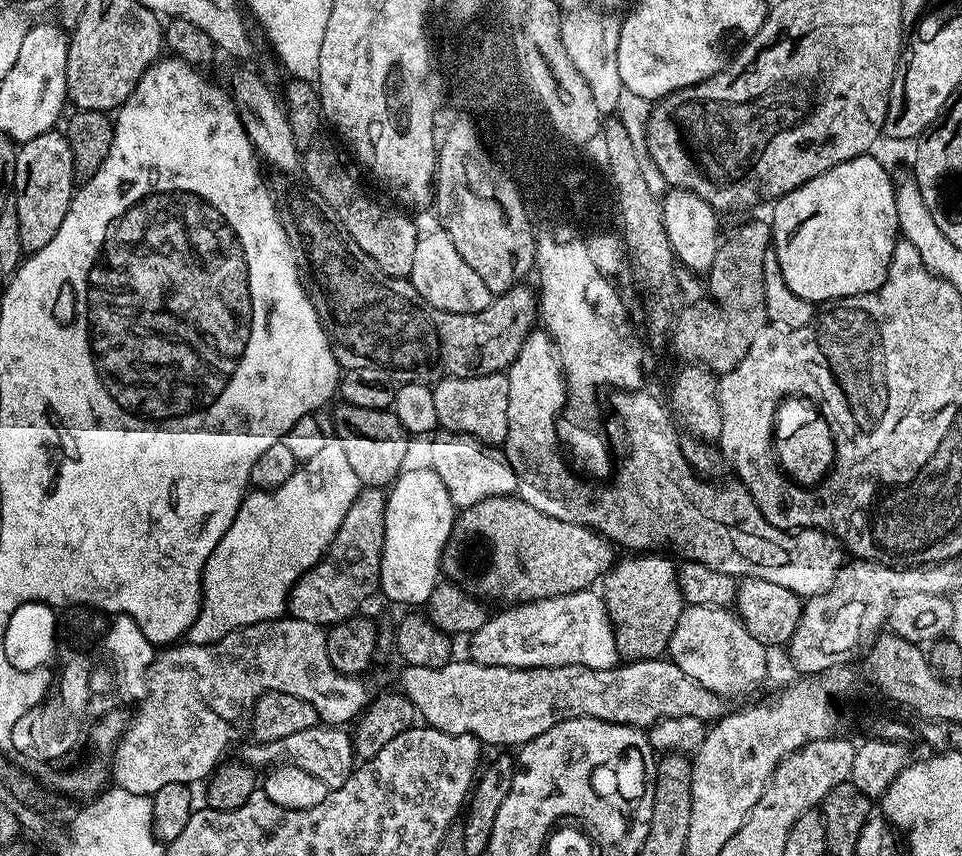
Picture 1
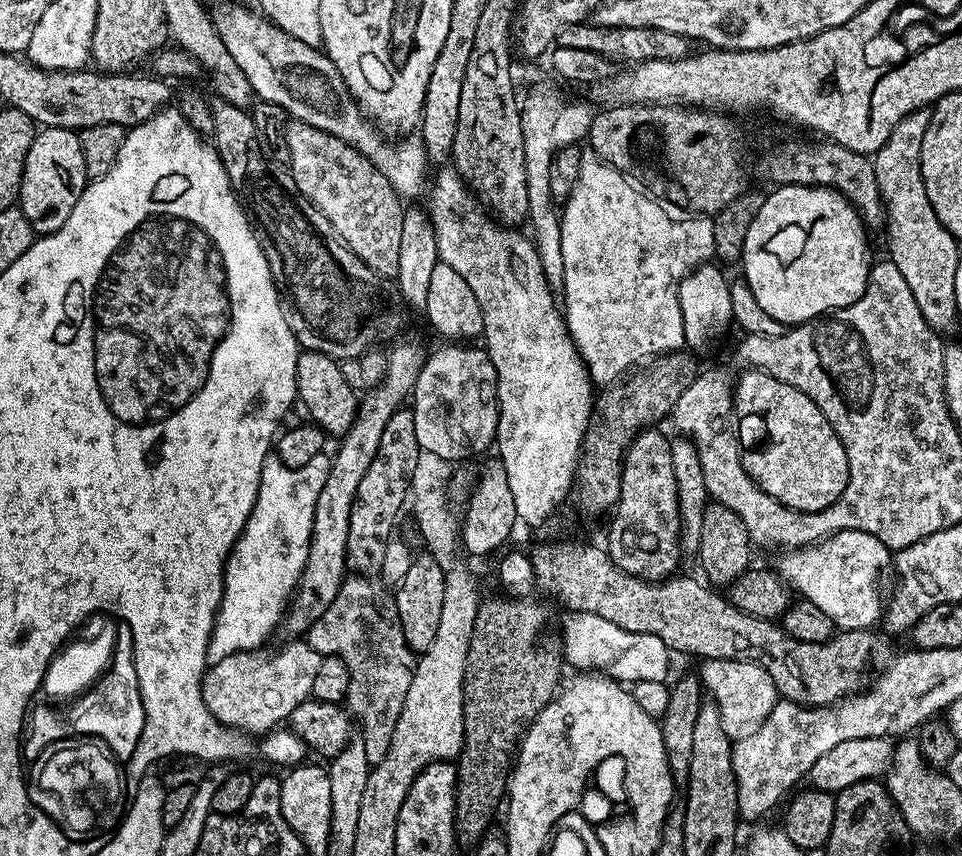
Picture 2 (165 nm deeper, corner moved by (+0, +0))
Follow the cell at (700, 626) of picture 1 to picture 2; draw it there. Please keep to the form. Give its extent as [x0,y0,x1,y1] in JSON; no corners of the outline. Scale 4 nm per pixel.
[698,660,778,742]

